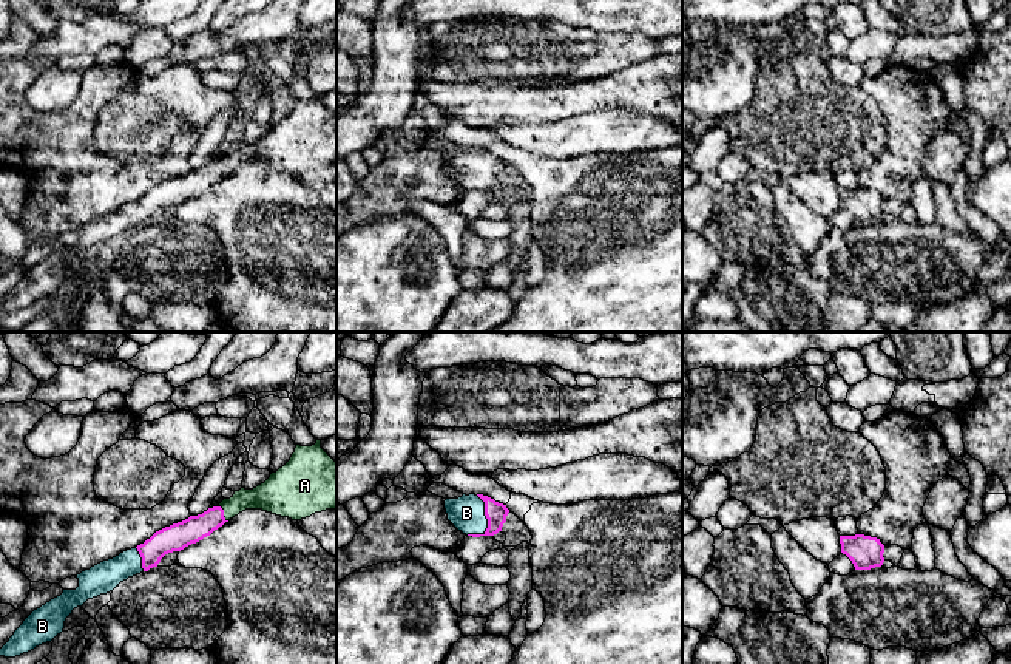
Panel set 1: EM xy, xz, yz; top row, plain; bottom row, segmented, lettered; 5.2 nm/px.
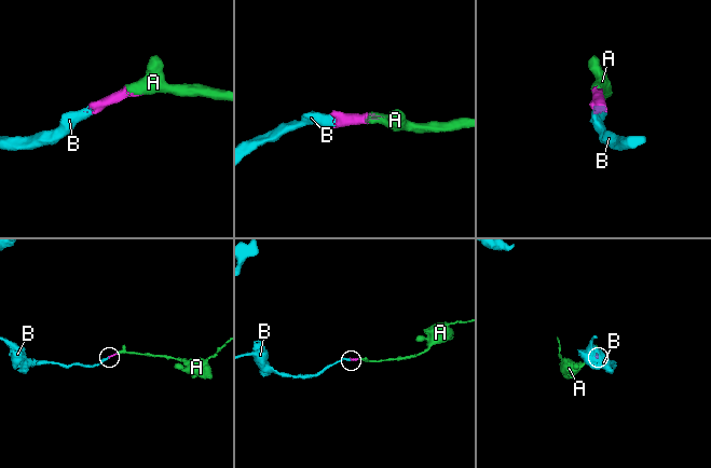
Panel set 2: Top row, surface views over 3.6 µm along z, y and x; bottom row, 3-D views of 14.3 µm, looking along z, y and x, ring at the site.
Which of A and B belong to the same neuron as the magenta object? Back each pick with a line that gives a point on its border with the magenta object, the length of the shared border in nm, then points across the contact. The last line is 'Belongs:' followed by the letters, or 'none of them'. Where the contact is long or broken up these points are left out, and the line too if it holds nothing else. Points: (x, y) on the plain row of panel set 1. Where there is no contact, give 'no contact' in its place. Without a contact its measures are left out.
A: contact xy (223, 167); length 100 nm; way xy (192, 184), (223, 167), (243, 153), (267, 150)
B: contact xz (488, 176); length 220 nm; way xz (496, 167), (488, 176), (482, 170), (466, 167)
Belongs: A, B

